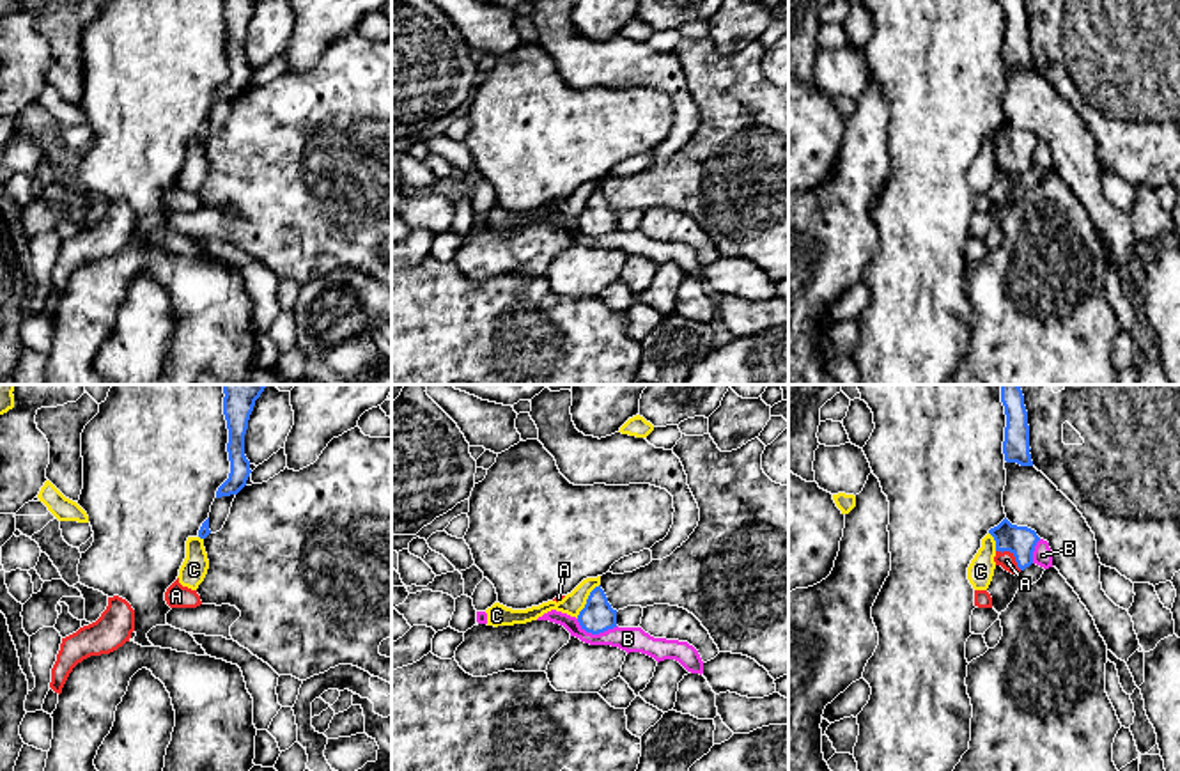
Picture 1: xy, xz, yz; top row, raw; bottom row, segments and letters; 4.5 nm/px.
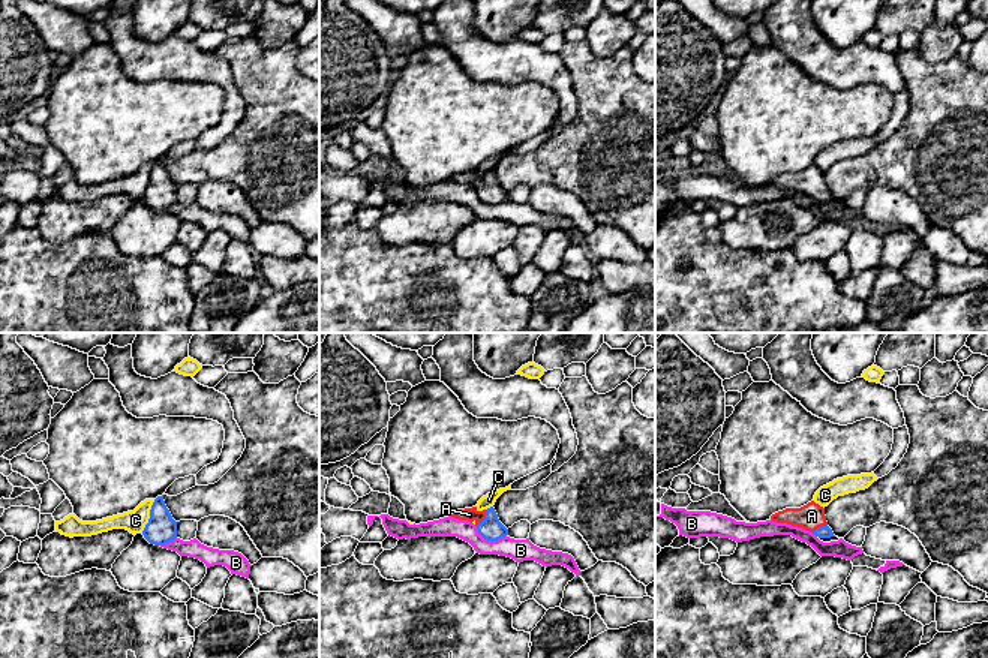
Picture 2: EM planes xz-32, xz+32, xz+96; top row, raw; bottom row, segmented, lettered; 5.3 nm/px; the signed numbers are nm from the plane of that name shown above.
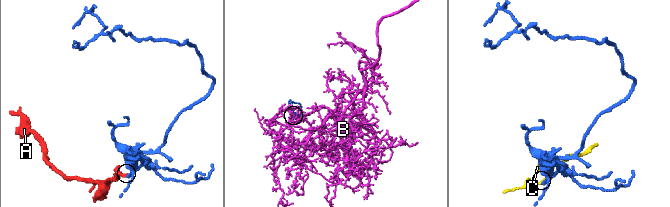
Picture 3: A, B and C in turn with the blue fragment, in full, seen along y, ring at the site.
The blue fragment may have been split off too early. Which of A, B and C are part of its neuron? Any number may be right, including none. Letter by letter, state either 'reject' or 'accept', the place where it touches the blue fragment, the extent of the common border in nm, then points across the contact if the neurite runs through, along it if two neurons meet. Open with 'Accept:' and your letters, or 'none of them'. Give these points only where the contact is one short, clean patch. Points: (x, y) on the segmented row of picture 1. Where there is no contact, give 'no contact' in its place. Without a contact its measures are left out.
Accept: A
A: accept | yz (1014, 555) | 150 nm | across yz (1021, 541), (1014, 555), (1007, 560)
B: reject | xz (596, 633) | 190 nm
C: reject | xz (587, 601) | 190 nm | along xz (599, 584), (576, 617)

